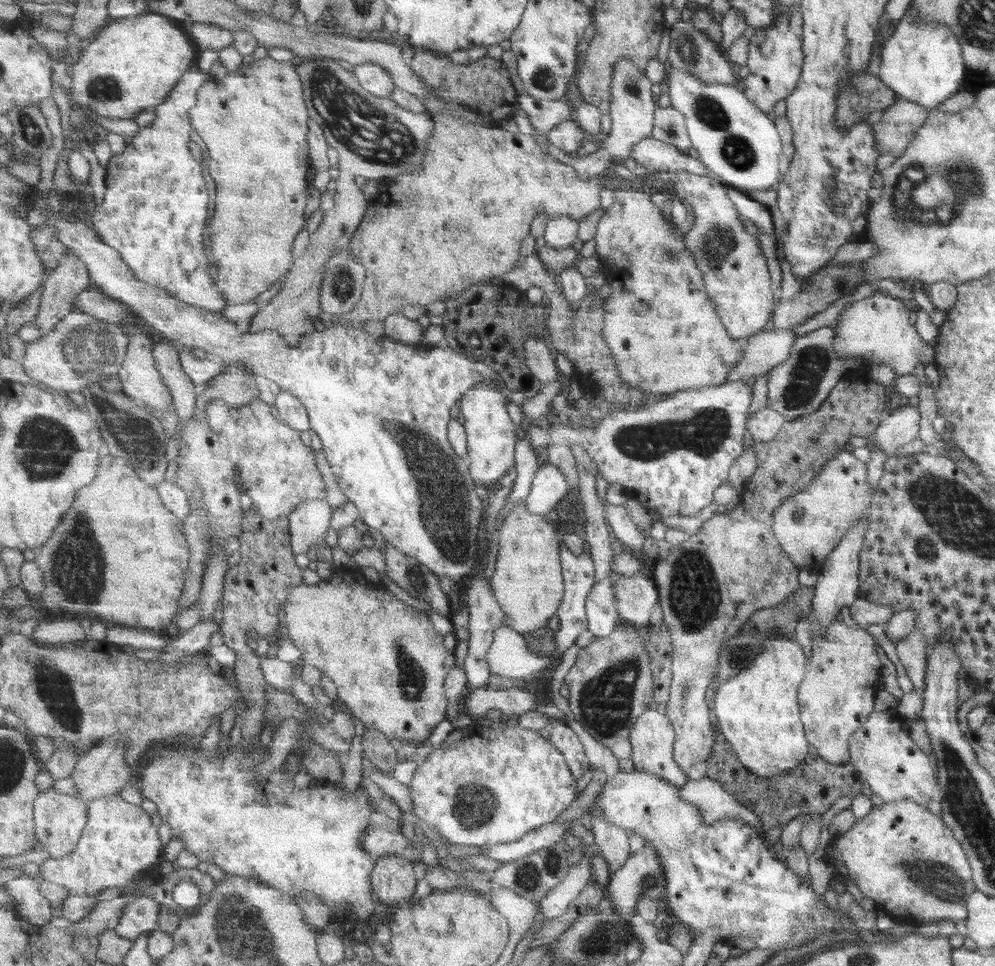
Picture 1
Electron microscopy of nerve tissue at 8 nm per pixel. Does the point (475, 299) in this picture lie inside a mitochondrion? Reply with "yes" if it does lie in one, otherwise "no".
no

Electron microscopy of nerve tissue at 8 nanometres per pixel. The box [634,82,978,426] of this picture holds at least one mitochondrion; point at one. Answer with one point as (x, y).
(812, 363)

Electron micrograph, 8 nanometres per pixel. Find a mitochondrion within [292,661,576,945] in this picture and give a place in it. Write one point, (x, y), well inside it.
(477, 806)

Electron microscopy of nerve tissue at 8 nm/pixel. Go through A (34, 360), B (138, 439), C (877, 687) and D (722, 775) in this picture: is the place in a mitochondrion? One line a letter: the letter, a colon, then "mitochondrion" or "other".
A: other
B: mitochondrion
C: other
D: other

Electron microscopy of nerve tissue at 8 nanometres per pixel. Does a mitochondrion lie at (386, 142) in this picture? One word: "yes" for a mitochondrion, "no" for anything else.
yes

